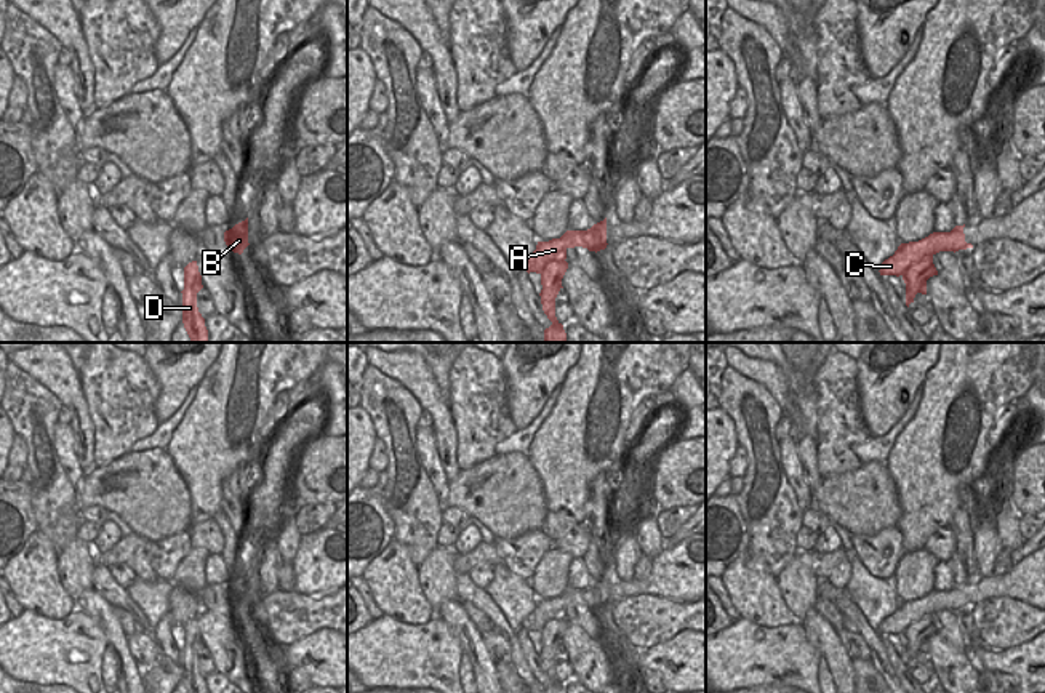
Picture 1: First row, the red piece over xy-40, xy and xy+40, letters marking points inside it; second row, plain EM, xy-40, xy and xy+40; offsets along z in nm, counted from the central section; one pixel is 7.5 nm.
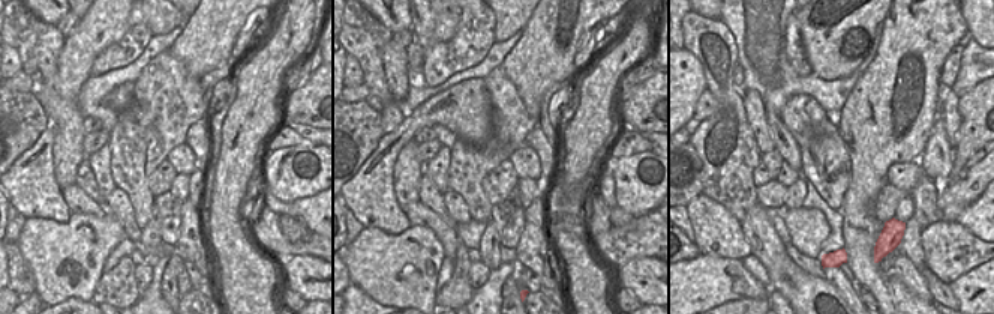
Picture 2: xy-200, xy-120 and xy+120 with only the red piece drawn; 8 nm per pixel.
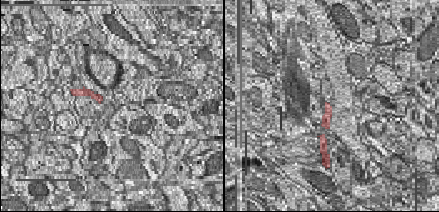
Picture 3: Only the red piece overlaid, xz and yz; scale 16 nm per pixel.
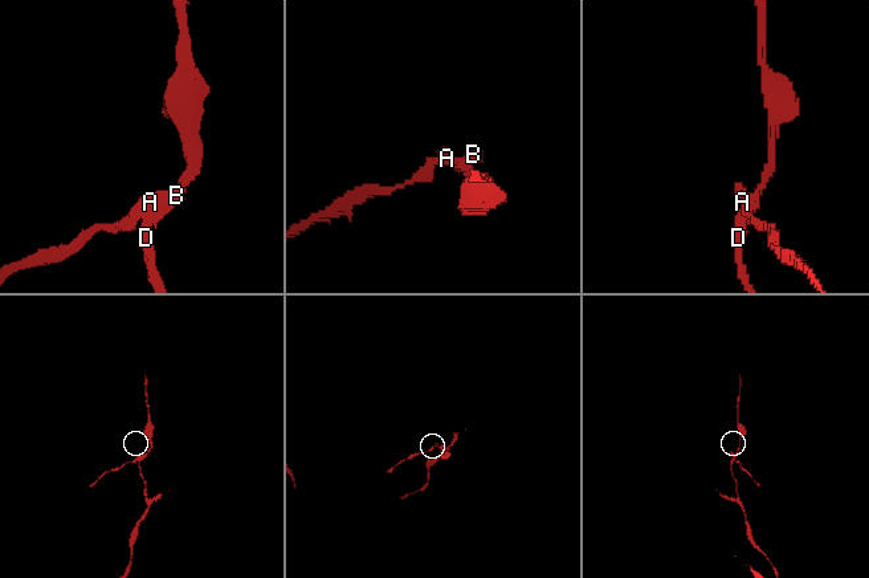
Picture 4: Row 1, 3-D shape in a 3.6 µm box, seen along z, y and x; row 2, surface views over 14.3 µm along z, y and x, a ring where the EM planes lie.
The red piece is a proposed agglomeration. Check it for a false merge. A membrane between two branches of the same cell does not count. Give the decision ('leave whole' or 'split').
split

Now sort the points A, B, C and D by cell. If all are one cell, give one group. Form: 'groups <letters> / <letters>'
groups A B C / D

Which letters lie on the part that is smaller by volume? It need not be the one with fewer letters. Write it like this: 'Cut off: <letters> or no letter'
Cut off: A, B, C

